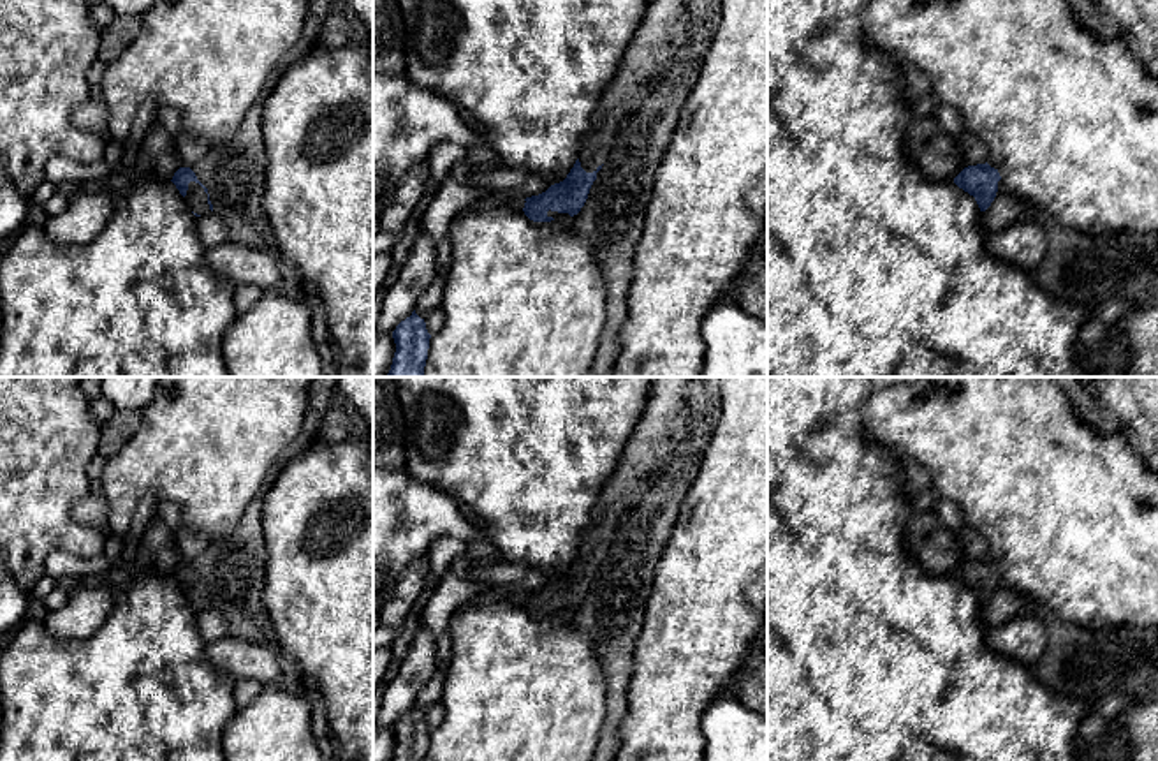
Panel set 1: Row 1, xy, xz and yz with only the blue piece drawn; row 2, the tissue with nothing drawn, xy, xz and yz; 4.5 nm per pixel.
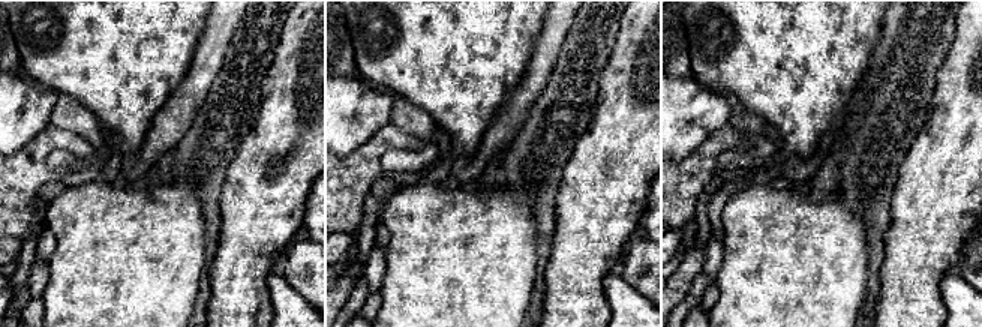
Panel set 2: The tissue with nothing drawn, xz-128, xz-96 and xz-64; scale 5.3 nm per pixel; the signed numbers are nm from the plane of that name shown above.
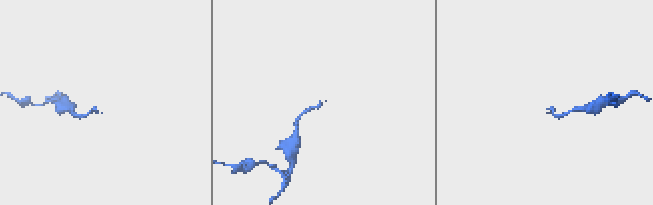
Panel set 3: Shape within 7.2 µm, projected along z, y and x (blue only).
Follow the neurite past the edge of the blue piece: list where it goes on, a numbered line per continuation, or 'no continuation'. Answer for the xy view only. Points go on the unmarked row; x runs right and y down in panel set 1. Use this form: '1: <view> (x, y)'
1: xy (196, 592)

